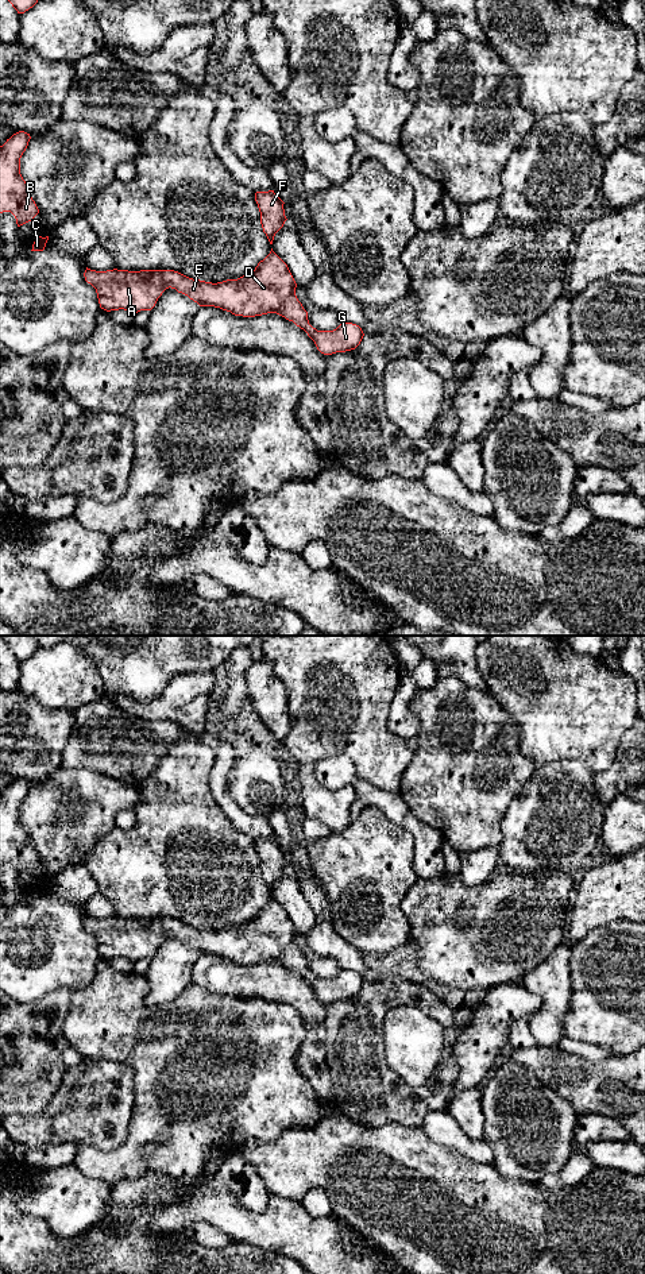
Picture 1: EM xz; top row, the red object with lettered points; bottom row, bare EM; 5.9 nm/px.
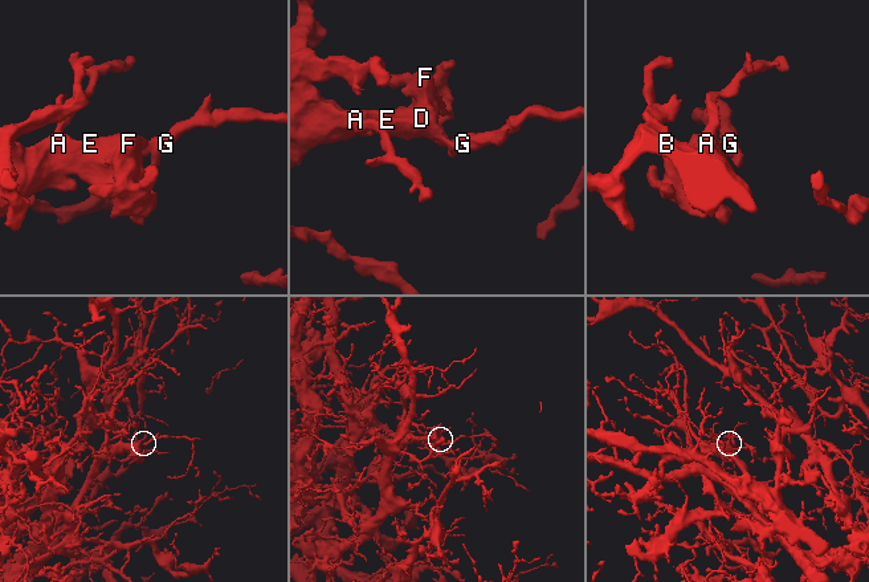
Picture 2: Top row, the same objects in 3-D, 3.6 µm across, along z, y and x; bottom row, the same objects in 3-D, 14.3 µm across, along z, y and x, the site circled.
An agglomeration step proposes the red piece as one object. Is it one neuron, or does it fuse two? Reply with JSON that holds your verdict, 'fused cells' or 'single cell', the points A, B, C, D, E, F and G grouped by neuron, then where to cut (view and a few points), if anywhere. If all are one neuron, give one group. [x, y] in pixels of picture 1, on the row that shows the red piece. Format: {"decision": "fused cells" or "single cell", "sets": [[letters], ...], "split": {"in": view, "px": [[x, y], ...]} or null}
{"decision": "single cell", "sets": [["A", "B", "C", "D", "E", "F", "G"]], "split": null}

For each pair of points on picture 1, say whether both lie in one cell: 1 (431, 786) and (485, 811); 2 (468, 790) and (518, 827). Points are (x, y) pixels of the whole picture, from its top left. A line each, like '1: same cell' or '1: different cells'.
1: same cell
2: different cells

